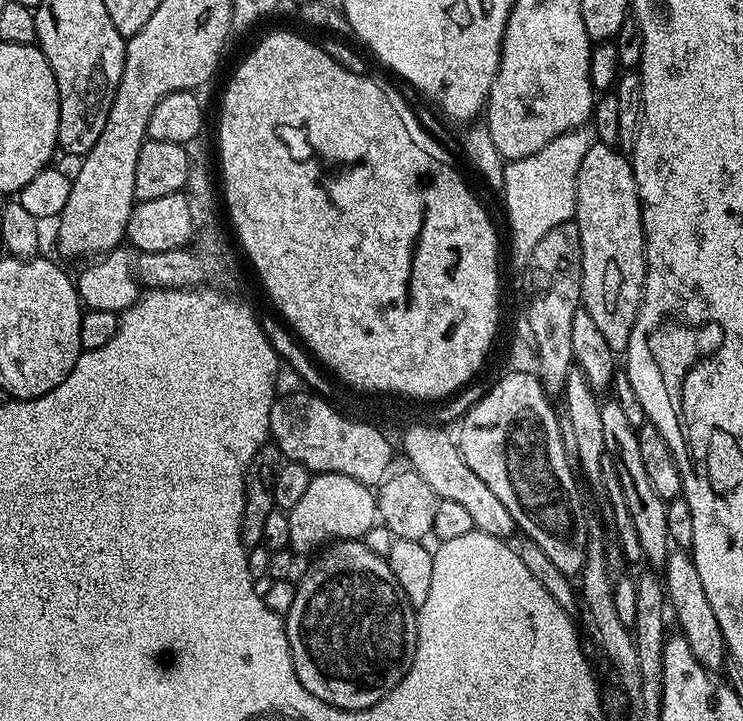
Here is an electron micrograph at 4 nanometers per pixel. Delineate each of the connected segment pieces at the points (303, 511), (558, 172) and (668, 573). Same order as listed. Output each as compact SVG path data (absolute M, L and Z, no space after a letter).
M322 472L313 475L301 500L287 514L291 551L297 554L315 553L321 546L328 546L333 542L363 538L378 520L376 492L369 485L346 474Z
M585 126L546 142L542 150L521 160L509 160L504 166L504 208L512 227L512 256L521 266L527 265L531 252L554 226L569 223L576 215L576 179L582 158L597 143L596 128Z
M682 550L669 551L668 562L662 570L662 583L666 589L670 612L672 608L677 622L680 623L679 635L686 638L694 658L703 666L720 664L726 660L722 626L718 626L718 618L714 618L714 610L706 598L706 590L702 590L702 578L698 578L698 570L694 566L691 555Z

